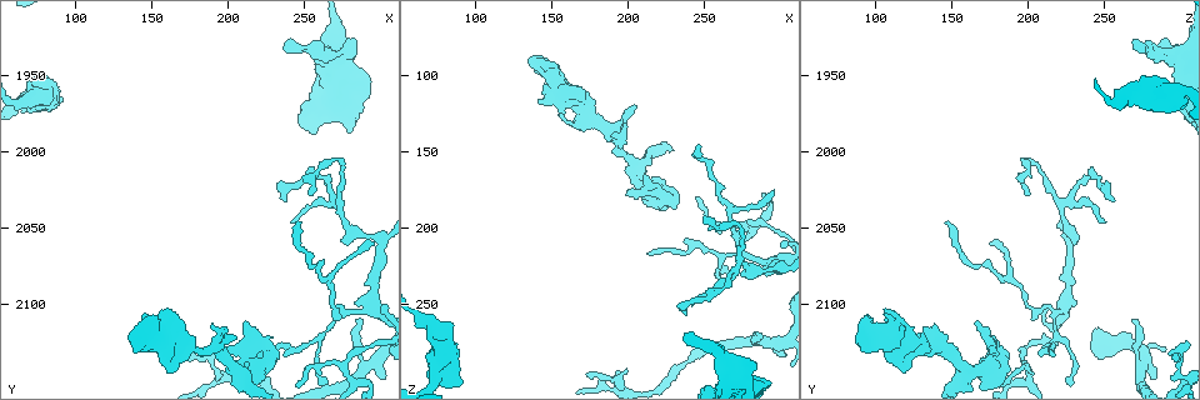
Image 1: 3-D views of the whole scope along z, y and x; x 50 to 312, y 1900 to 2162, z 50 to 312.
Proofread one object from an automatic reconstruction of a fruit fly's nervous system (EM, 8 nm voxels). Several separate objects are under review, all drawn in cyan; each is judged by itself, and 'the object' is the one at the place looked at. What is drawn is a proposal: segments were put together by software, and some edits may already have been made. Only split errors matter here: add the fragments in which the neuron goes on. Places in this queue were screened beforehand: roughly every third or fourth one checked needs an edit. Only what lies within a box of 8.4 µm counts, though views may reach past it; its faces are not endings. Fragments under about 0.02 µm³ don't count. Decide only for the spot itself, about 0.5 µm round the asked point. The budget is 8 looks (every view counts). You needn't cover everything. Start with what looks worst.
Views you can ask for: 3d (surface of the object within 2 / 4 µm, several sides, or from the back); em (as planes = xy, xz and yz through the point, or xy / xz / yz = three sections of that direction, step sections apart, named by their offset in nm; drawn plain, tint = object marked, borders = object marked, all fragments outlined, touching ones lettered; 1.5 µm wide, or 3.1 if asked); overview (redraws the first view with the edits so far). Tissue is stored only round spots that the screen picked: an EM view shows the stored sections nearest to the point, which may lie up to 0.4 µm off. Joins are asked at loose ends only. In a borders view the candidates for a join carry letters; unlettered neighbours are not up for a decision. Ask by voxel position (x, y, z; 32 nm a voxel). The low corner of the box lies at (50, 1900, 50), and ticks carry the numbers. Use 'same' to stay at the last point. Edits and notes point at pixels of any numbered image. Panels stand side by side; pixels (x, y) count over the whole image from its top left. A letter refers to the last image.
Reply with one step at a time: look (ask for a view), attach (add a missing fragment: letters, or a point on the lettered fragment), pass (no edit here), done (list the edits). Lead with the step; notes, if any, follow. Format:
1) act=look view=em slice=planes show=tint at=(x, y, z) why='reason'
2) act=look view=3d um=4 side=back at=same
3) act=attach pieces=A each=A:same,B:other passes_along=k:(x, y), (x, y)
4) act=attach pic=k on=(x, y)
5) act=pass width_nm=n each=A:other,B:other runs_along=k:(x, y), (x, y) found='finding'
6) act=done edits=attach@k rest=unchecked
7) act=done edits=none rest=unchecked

act=look view=em slice=planes show=borders at=(236, 1926, 272) why='branch stops here'

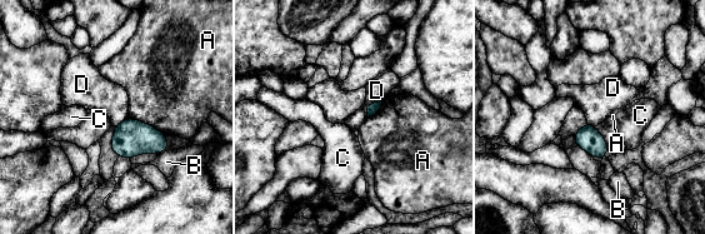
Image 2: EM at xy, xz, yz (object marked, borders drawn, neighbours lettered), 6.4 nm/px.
act=pass each=A:other,B:other,C:other,D:other border=2:(381, 100), (368, 106), (366, 116) found='no lettered fragment goes on from it'

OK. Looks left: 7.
act=look view=em slice=planes show=plain at=(80, 1954, 286)

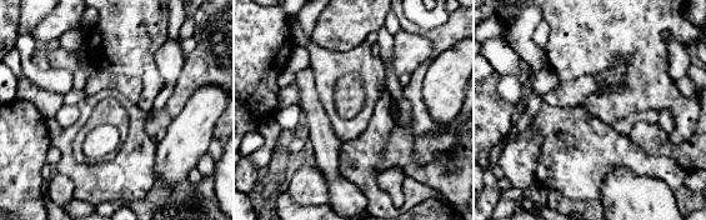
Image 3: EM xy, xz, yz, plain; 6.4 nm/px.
act=look view=em slice=planes show=borders at=same why='see the neighbours'

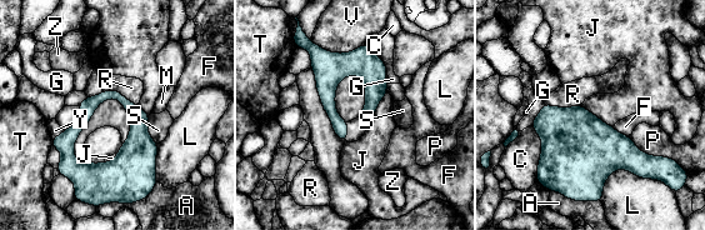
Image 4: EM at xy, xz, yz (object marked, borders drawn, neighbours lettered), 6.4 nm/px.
act=pass longest_contact=V:360nm each=A:other,C:other,F:other,G:other,J:other,L:other,M:other,P:other,R:other,S:other,T:other,V:other,Y:other,Z:other border=4:(580, 105), (613, 128) found='none of them fits'

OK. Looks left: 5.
act=look view=em slice=yz step=8 show=tint at=(200, 2134, 290) why='thin end'

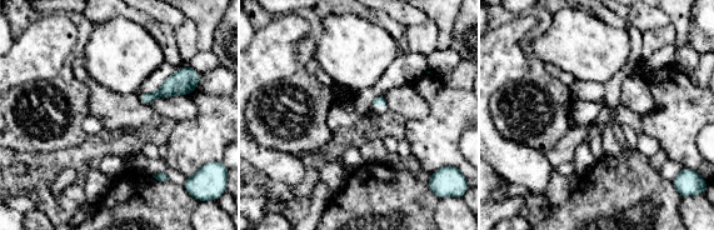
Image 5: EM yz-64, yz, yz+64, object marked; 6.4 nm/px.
act=look view=em slice=yz step=8 show=borders at=same

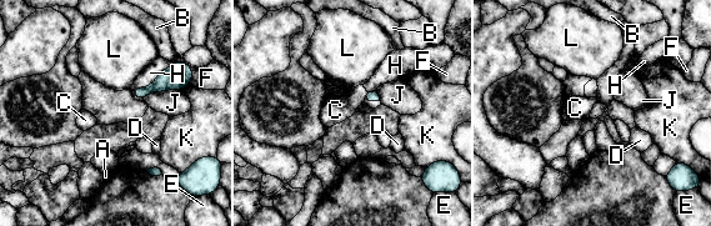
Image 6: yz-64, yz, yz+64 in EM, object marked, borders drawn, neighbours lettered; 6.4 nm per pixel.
act=pass each=A:other,B:other,C:other,D:other,E:other,F:other,H:other,J:other,K:other,L:other border=6:(369, 93), (365, 96) found='no lettered fragment goes on from it'

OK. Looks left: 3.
act=done edits=none rest=unchecked

